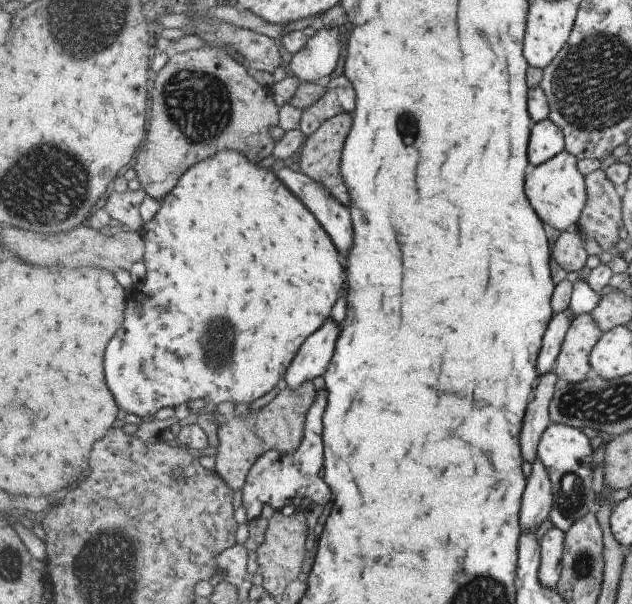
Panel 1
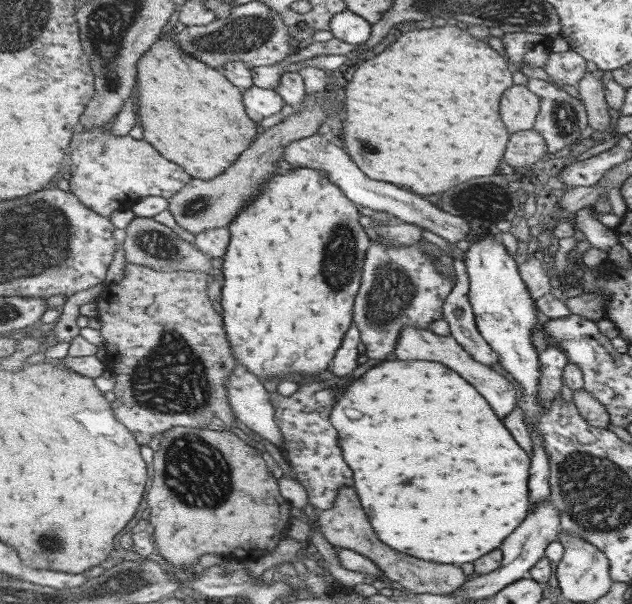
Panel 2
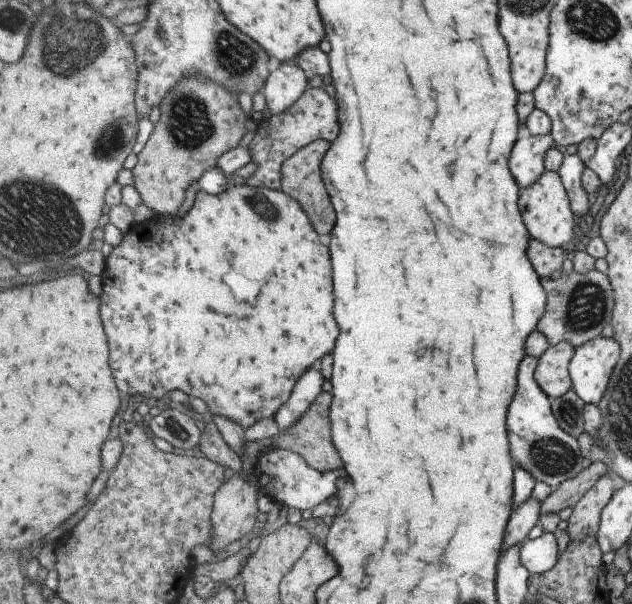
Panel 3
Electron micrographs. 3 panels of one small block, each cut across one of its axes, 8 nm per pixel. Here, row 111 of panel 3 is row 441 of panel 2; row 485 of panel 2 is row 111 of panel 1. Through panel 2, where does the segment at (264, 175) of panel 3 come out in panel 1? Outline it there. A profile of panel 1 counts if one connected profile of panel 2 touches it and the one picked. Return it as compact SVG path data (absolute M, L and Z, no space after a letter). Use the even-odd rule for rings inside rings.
M336 76L324 82L325 94L311 106L303 109L301 118L301 129L305 136L315 134L327 120L334 116L343 114L353 114L355 112L355 90L349 82L347 76Z

